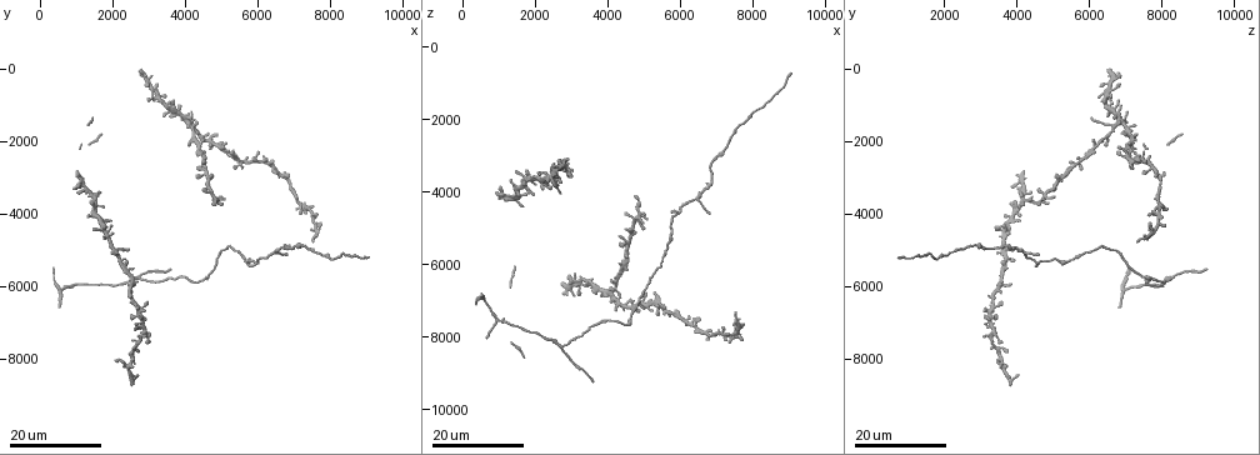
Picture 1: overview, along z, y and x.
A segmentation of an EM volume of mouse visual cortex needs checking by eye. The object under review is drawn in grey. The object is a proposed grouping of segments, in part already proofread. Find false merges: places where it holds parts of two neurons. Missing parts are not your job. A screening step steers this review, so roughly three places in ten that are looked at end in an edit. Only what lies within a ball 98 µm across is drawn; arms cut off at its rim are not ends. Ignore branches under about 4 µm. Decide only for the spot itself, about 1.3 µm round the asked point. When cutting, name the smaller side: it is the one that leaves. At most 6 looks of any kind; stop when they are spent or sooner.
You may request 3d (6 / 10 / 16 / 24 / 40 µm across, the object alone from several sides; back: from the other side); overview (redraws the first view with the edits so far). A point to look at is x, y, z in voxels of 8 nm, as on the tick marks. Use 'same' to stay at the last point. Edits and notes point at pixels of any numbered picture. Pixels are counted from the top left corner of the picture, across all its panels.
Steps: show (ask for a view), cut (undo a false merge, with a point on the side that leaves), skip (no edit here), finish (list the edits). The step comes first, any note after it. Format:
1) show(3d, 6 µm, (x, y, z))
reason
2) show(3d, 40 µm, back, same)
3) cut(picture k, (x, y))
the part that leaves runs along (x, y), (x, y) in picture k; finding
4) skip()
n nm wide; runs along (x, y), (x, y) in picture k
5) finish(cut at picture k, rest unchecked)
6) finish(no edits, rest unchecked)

show(3d, 24 µm, (2700, 5700, 8300))
three arms meet

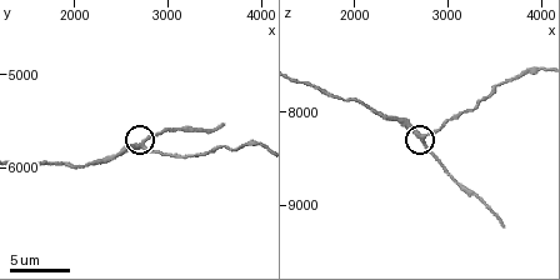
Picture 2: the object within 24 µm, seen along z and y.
show(3d, 10 µm, (2700, 5750, 8300))

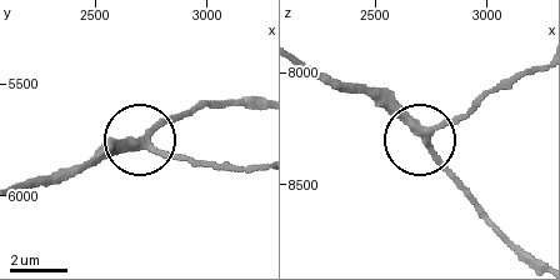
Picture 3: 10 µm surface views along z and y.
skip()
runs along (258, 166), (201, 166), (158, 153), (146, 136), (184, 111) in picture 3; continuous, no second neuron

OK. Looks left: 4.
show(3d, 16 µm, (3200, 800, 6400))

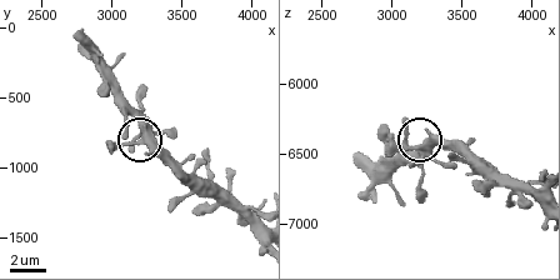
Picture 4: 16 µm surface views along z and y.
show(3d, 6 µm, (3220, 780, 6480))

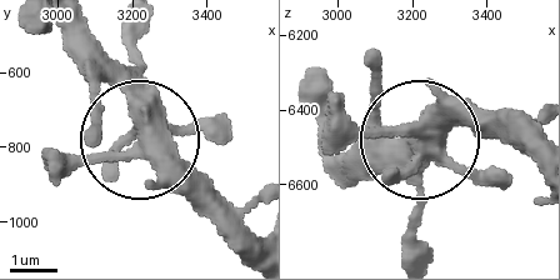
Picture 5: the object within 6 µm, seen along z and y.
skip()
5 arms; one neuron here

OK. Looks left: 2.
show(3d, 16 µm, (5800, 5300, 5000))

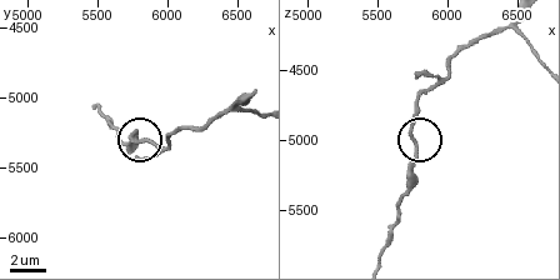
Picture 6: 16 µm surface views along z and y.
show(3d, 6 µm, (5760, 5240, 5020))
closer look

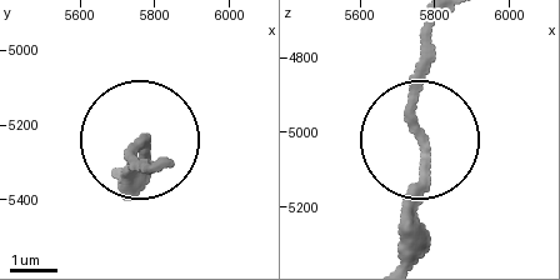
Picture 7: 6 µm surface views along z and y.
skip()
190 nm wide; continuous, no second neuron

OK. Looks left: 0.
finish(no edits, rest unchecked)

